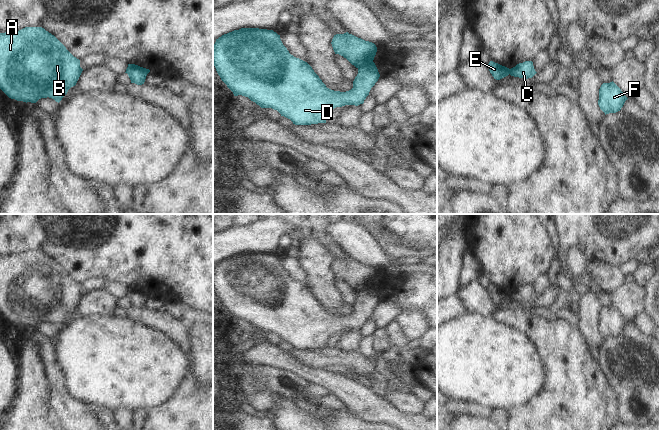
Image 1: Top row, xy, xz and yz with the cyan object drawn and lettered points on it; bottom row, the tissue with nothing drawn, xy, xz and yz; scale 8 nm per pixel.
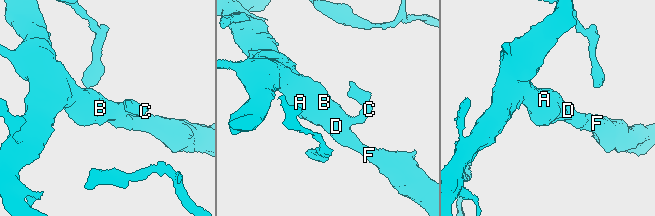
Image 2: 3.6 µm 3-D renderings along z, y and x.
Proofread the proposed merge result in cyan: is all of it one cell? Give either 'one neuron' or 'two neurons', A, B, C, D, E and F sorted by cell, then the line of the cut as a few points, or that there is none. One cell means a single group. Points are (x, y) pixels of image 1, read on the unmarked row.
two neurons; A B C D F / E; cut in xz along (372, 285), (366, 291), (358, 292)

